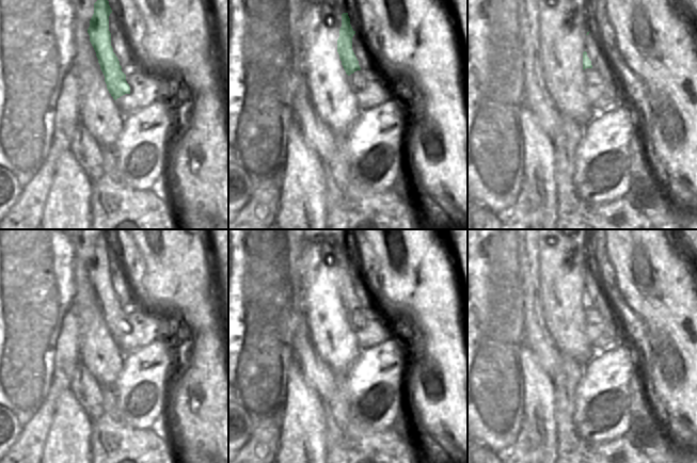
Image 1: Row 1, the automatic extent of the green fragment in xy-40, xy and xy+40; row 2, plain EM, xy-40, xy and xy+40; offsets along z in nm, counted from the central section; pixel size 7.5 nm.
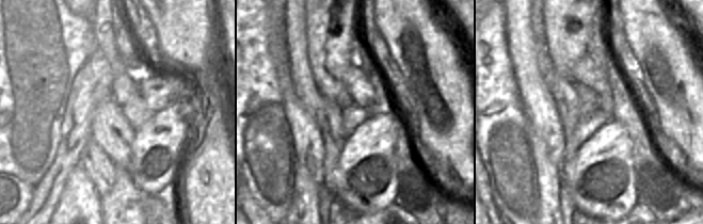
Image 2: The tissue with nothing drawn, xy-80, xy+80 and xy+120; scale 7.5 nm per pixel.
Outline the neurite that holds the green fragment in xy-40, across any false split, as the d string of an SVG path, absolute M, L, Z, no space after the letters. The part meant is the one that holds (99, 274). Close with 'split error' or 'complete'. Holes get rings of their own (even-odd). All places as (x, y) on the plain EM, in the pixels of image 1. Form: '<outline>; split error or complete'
M99 237L94 242L94 253L90 259L88 272L105 315L107 328L116 340L122 353L127 354L139 349L142 337L138 333L130 332L126 314L122 310L120 300L113 291L109 270L109 255L111 252L112 249L108 238Z; split error

